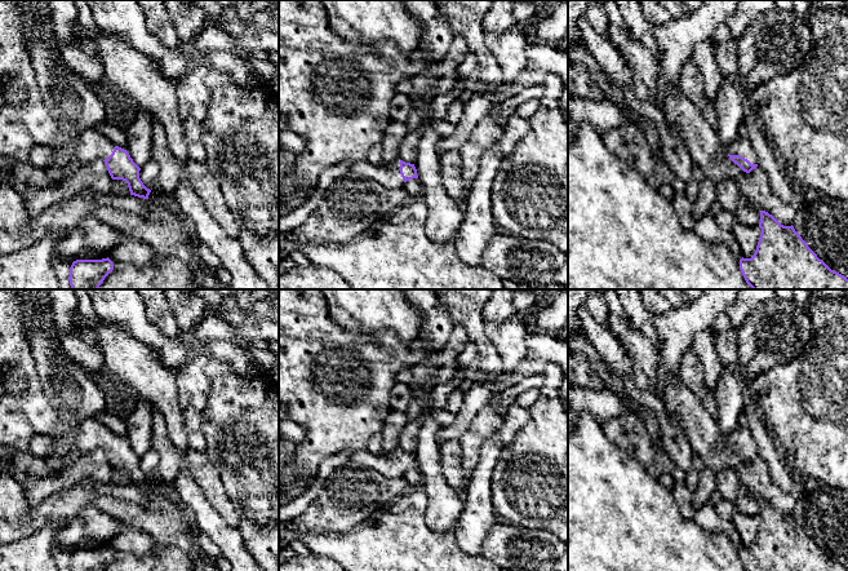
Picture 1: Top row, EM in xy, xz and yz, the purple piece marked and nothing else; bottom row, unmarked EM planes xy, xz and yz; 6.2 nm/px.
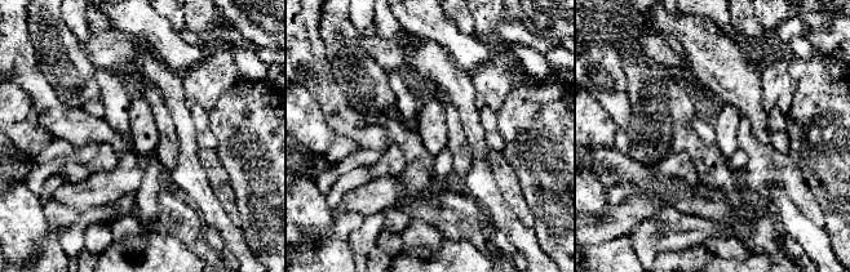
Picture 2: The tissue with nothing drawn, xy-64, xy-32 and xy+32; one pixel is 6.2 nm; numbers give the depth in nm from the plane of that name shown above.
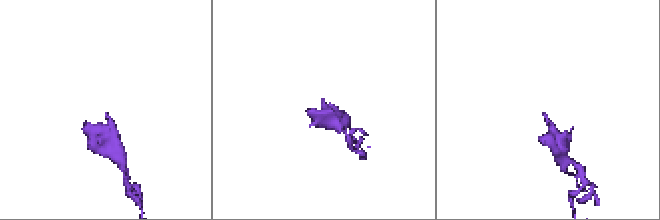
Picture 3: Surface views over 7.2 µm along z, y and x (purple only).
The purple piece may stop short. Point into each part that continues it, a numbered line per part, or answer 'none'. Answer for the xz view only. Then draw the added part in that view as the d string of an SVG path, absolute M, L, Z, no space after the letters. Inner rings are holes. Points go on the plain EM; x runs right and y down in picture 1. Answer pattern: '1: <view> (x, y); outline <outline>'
1: xz (389, 464); outline M367 448L354 450L347 465L370 468L386 477L403 477L405 473L400 464L400 448L379 455L373 455Z

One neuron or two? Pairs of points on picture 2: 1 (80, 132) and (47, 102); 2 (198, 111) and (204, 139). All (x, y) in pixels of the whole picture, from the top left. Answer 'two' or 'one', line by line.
1: one
2: one

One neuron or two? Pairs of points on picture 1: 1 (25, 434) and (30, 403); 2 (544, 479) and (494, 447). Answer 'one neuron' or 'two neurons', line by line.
1: two neurons
2: two neurons

